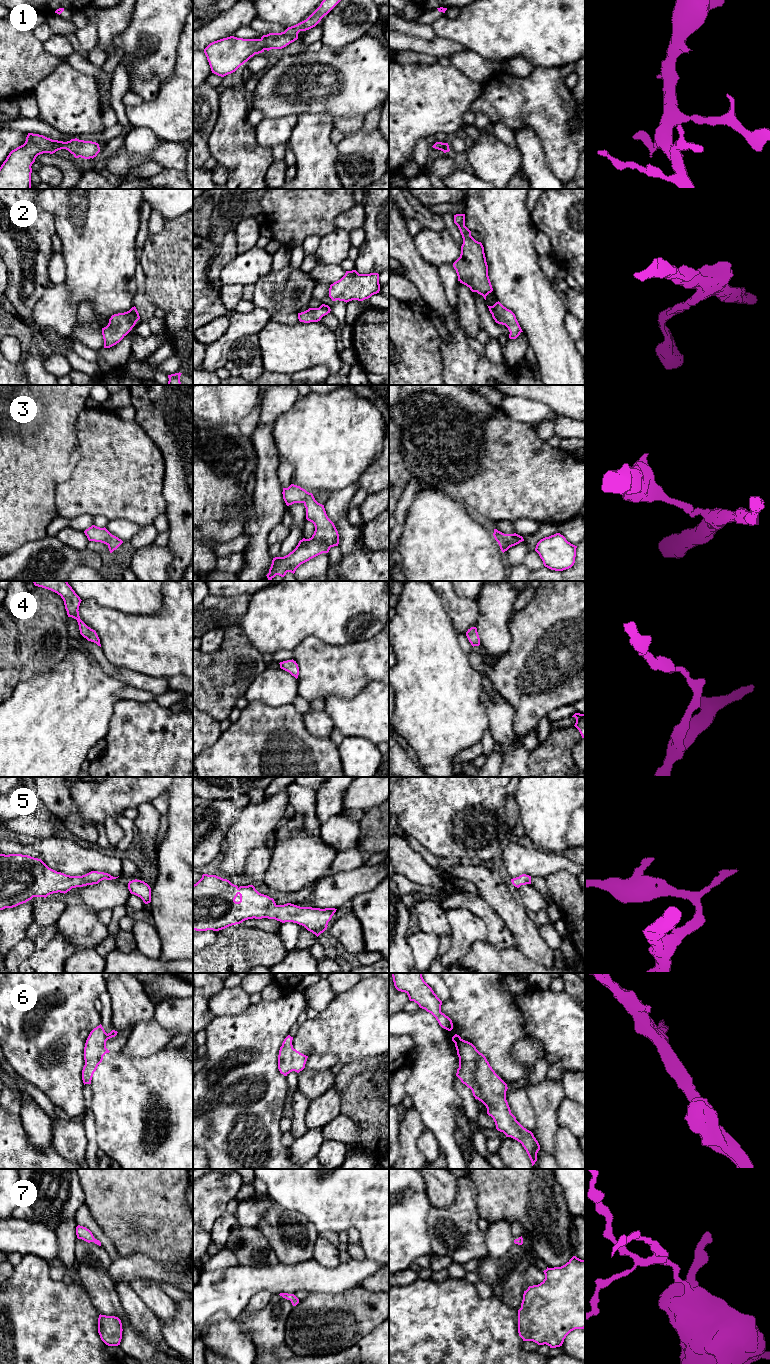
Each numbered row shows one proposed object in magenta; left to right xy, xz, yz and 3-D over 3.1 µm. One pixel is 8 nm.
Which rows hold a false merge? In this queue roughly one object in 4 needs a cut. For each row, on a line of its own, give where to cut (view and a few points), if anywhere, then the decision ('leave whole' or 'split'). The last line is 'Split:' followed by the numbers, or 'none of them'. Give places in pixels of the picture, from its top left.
1: no cut; leave whole
2: no cut; leave whole
3: no cut; leave whole
4: no cut; leave whole
5: no cut; leave whole
6: no cut; leave whole
7: no cut; leave whole
Split: none of them

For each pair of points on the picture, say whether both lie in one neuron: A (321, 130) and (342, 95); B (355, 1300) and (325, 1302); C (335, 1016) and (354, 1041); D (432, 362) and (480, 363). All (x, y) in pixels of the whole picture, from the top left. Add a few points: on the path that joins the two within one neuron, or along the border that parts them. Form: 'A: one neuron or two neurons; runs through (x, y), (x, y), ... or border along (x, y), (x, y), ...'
A: two neurons; border along (307, 112), (328, 113), (332, 117)
B: one neuron; runs through (348, 1302), (332, 1302)
C: one neuron; runs through (341, 1022), (354, 1035)
D: two neurons; border along (440, 340), (442, 374)

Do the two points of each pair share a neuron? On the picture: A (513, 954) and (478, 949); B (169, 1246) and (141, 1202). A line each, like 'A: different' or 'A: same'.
A: same
B: same

